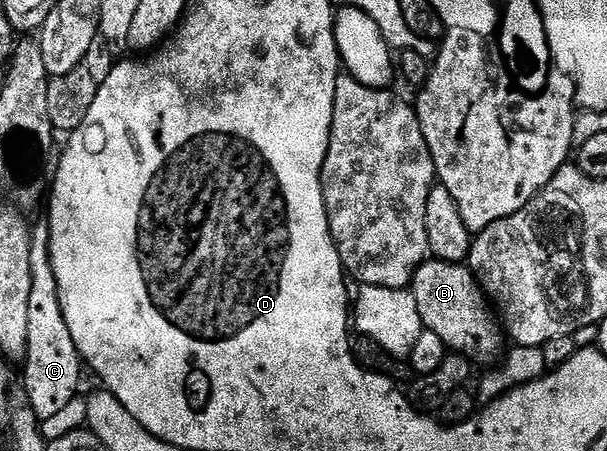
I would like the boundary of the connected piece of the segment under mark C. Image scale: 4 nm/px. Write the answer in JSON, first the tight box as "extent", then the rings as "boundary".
{"extent":[22,232,82,421],"boundary":[[[40,232],[40,235],[37,233],[32,239],[30,270],[29,331],[27,354],[22,364],[22,385],[33,412],[43,421],[59,413],[77,397],[82,361],[61,312],[57,279],[54,278],[52,259],[49,258],[49,236],[46,232]]]}

